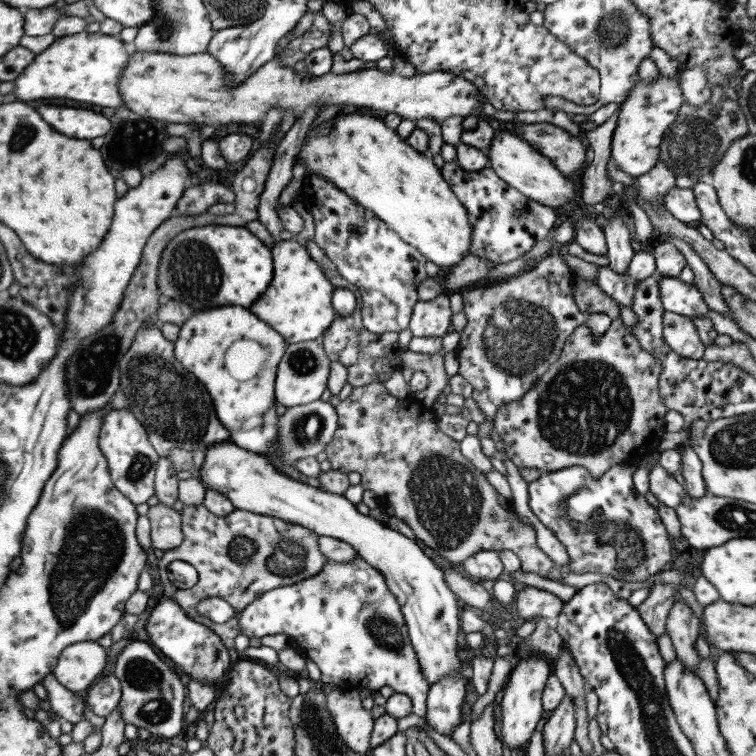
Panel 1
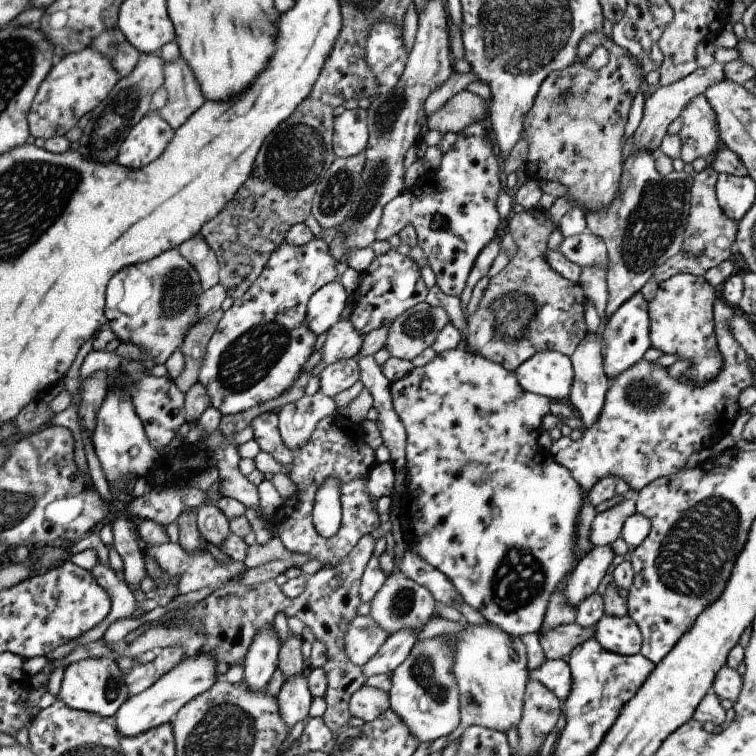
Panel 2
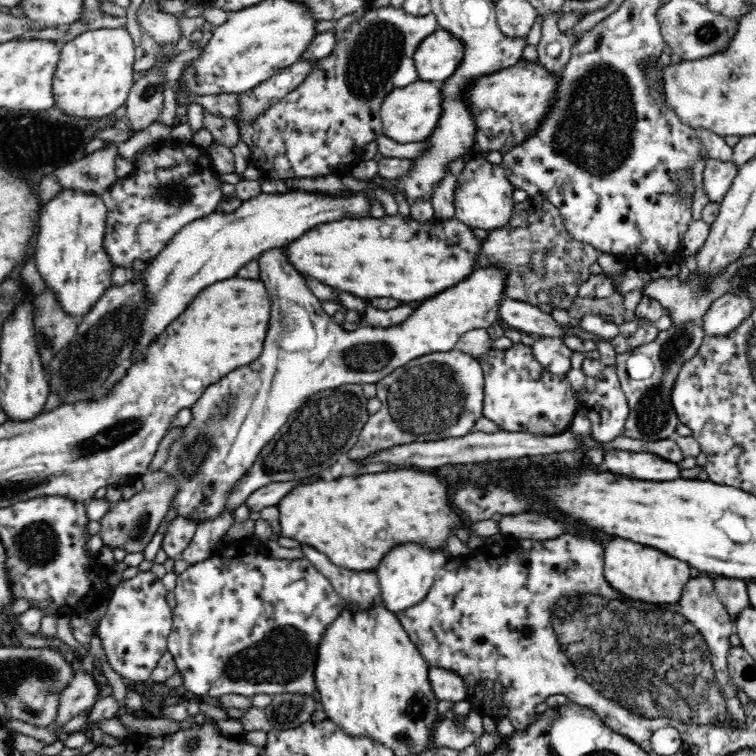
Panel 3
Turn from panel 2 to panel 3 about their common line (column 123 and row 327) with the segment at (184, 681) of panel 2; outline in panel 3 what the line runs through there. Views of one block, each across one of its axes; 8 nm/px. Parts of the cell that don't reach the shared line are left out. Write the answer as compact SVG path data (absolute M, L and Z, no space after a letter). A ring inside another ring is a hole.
M724 294L714 300L701 318L705 336L726 336L754 310L745 294Z

